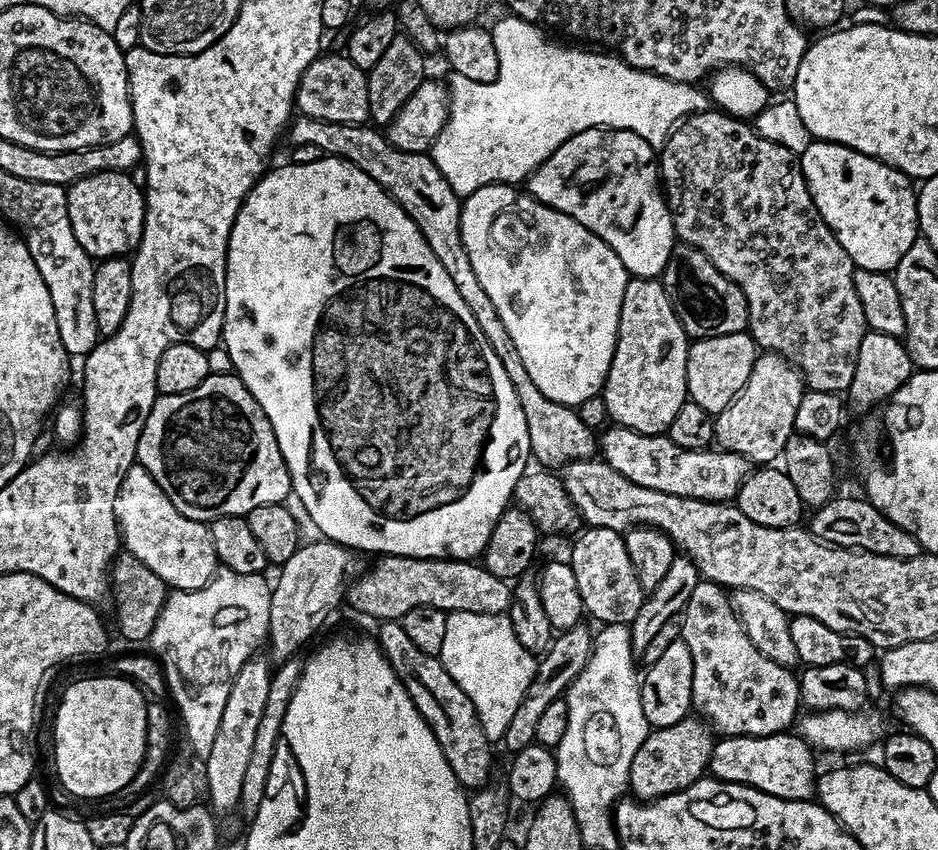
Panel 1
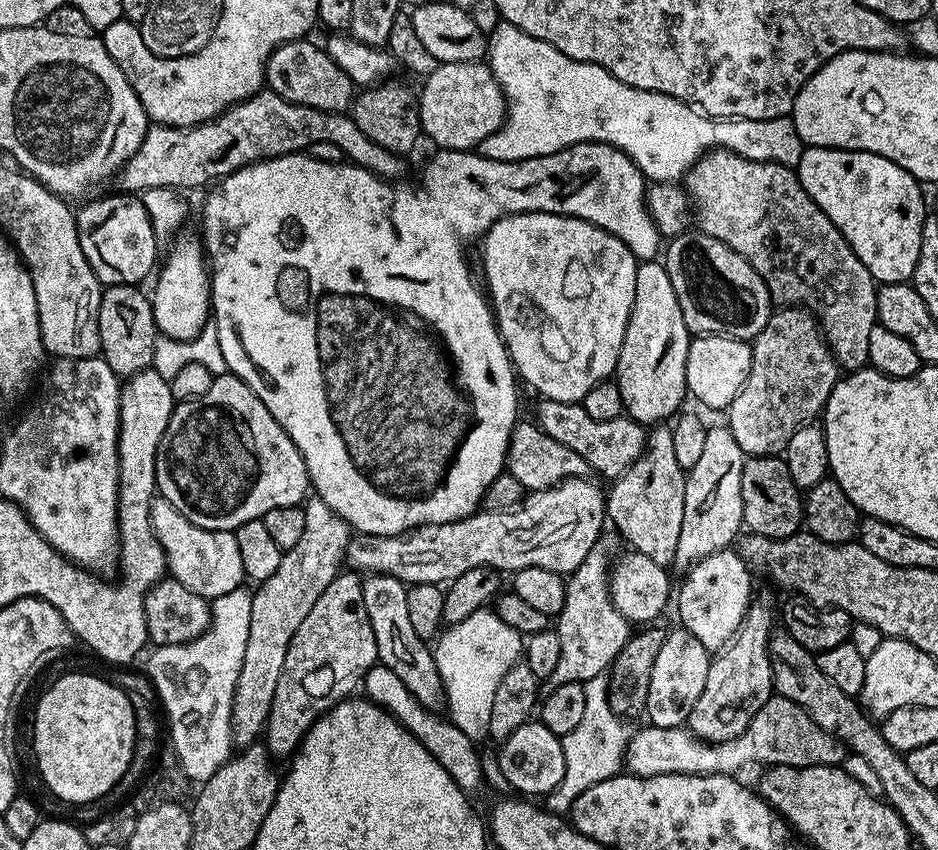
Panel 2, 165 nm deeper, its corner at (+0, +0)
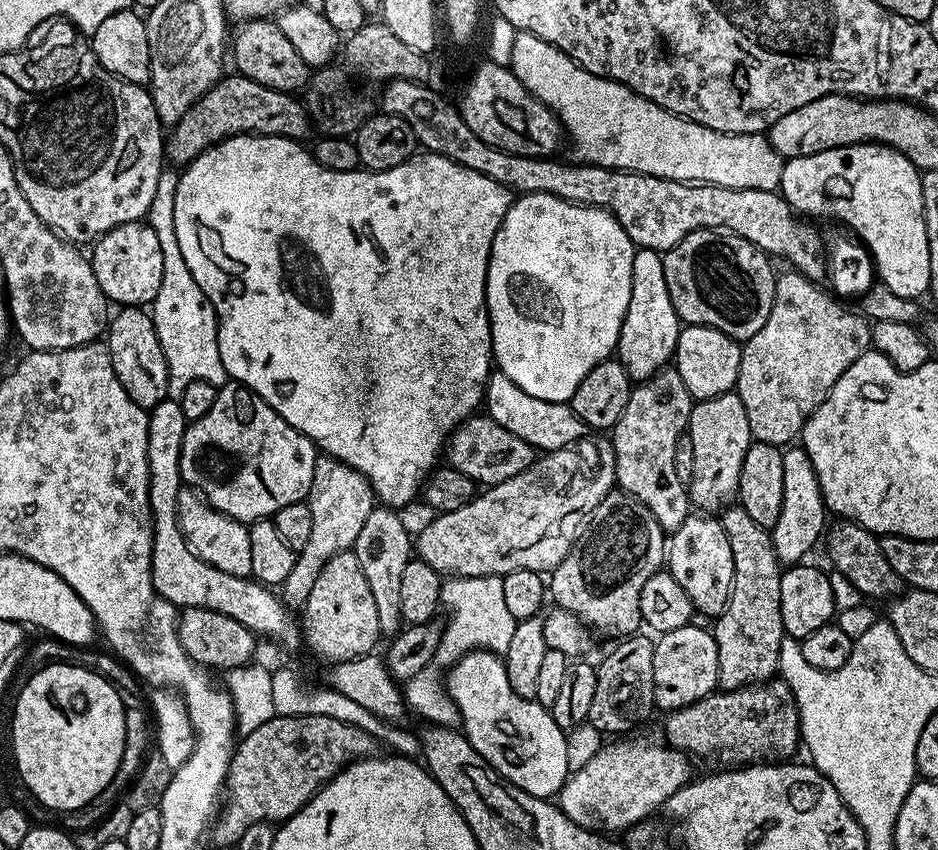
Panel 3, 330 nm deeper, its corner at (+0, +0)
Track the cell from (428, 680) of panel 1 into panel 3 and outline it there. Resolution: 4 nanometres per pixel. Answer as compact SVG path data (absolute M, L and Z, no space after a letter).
M373 507L370 518L366 518L354 545L356 557L362 566L362 574L366 574L366 583L370 586L370 594L374 594L374 607L378 610L380 630L384 634L388 632L395 634L401 631L402 570L406 570L414 552L413 537L411 535L408 537L408 528L400 516L403 515L395 508Z

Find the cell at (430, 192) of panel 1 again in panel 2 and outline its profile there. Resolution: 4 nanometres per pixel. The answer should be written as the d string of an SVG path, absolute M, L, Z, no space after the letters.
M261 90L240 104L231 104L215 120L207 120L205 124L196 124L192 128L149 123L142 146L138 146L138 150L134 150L132 157L120 167L114 184L124 194L139 194L154 186L177 190L200 188L203 184L219 182L232 172L259 160L307 153L314 142L330 142L338 146L338 150L342 150L342 154L357 168L367 168L389 182L403 177L400 175L404 172L405 157L382 150L378 142L370 142L370 138L358 130L351 115L314 110L310 106L290 102L271 90Z

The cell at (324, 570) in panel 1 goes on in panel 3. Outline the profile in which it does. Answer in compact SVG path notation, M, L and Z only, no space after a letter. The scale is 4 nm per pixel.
M604 438L604 440L598 441L596 452L580 447L584 446L573 446L562 450L554 450L553 452L545 452L539 458L533 460L530 467L522 470L522 474L514 474L514 478L506 478L506 482L485 487L466 506L462 506L458 510L450 510L449 512L433 515L431 517L433 520L421 530L420 537L418 535L415 537L415 555L419 559L425 560L430 566L434 566L436 572L448 578L457 576L499 576L503 578L514 570L530 570L541 574L551 573L553 568L556 568L564 561L570 549L576 547L576 542L580 539L582 529L587 525L592 511L602 502L602 498L607 492L613 491L616 484L616 455L612 449L611 439Z

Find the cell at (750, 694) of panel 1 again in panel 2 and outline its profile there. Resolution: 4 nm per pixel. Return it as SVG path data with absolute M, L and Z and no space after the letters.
M723 548L695 566L689 568L683 577L684 585L680 588L680 597L675 597L674 608L680 611L679 623L687 632L694 634L709 654L715 654L732 641L732 636L742 626L746 610L754 602L752 596L753 569L741 558L739 551Z

